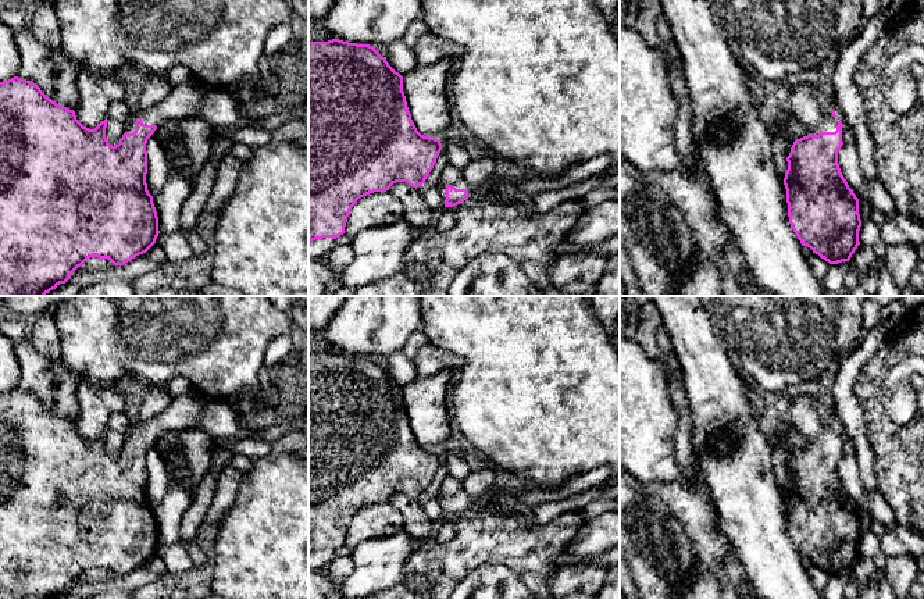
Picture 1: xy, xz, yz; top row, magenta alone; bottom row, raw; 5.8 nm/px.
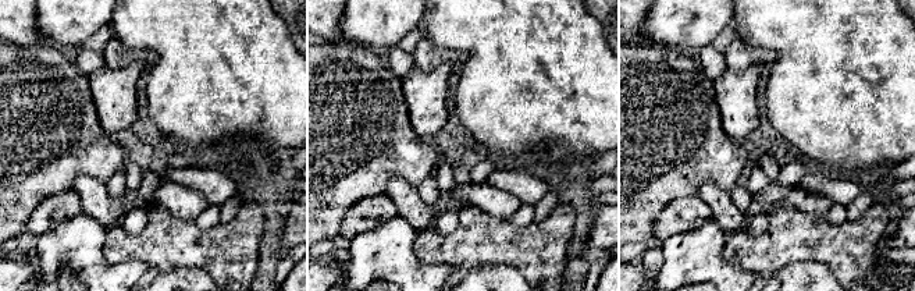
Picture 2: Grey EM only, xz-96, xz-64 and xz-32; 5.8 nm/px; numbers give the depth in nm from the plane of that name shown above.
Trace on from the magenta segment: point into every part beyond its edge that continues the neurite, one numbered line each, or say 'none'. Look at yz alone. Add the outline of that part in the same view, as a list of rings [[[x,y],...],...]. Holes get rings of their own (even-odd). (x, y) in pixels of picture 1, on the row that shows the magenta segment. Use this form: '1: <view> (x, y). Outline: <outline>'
1: yz (828, 122). Outline: [[[824,108],[821,121],[811,133],[817,136],[820,132],[835,132],[838,122],[839,118],[832,115],[831,108]]]

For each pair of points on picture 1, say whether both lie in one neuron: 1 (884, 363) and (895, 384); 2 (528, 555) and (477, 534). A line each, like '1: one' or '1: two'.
1: two
2: one

